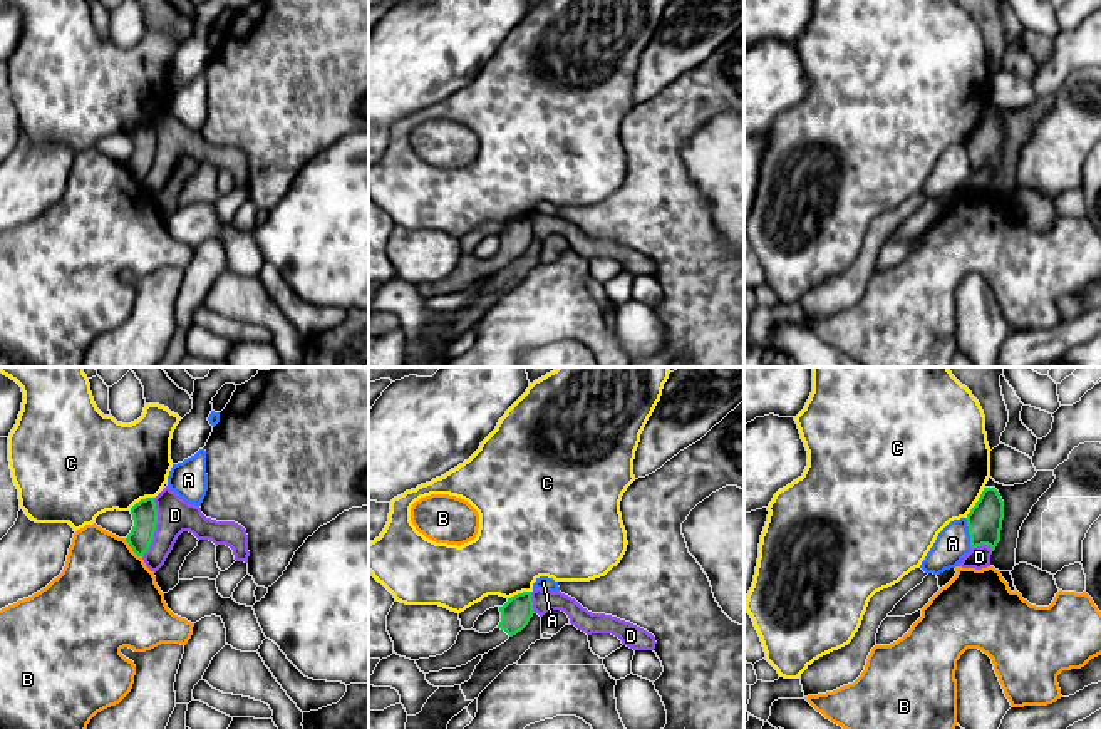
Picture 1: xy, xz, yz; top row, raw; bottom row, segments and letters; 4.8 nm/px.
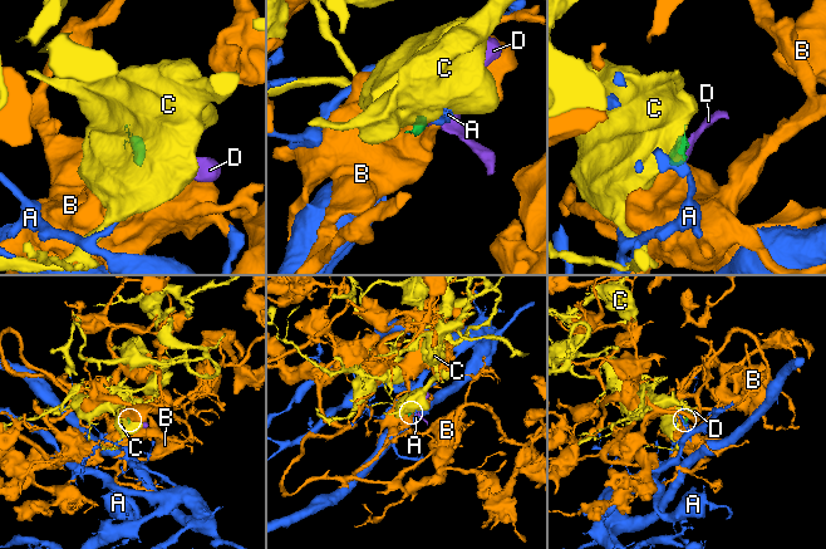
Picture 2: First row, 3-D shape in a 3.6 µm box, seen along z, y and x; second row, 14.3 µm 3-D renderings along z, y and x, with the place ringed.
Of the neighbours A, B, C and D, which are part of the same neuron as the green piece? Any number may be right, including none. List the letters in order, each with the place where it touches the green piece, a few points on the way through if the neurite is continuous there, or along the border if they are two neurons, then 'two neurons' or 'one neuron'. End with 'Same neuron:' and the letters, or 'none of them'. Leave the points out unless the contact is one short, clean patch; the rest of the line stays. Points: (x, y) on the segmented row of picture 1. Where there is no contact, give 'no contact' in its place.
A: yz (969, 533) | along yz (964, 518), (969, 528), (971, 547) | two neurons
B: xy (131, 547) | along xy (124, 538), (141, 557) | two neurons
C: yz (976, 503) | along yz (984, 486), (966, 518) | two neurons
D: xy (155, 528) | along xy (155, 498), (156, 530), (143, 557) | two neurons
Same neuron: none of them

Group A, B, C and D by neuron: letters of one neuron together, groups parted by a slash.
A / B / C / D

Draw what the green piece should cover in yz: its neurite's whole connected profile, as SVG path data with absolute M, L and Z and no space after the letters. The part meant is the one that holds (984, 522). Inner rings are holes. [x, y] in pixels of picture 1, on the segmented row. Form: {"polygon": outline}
{"polygon": "M984 488L979 501L967 514L970 548L987 545L992 551L1000 541L1004 501L995 488Z"}

